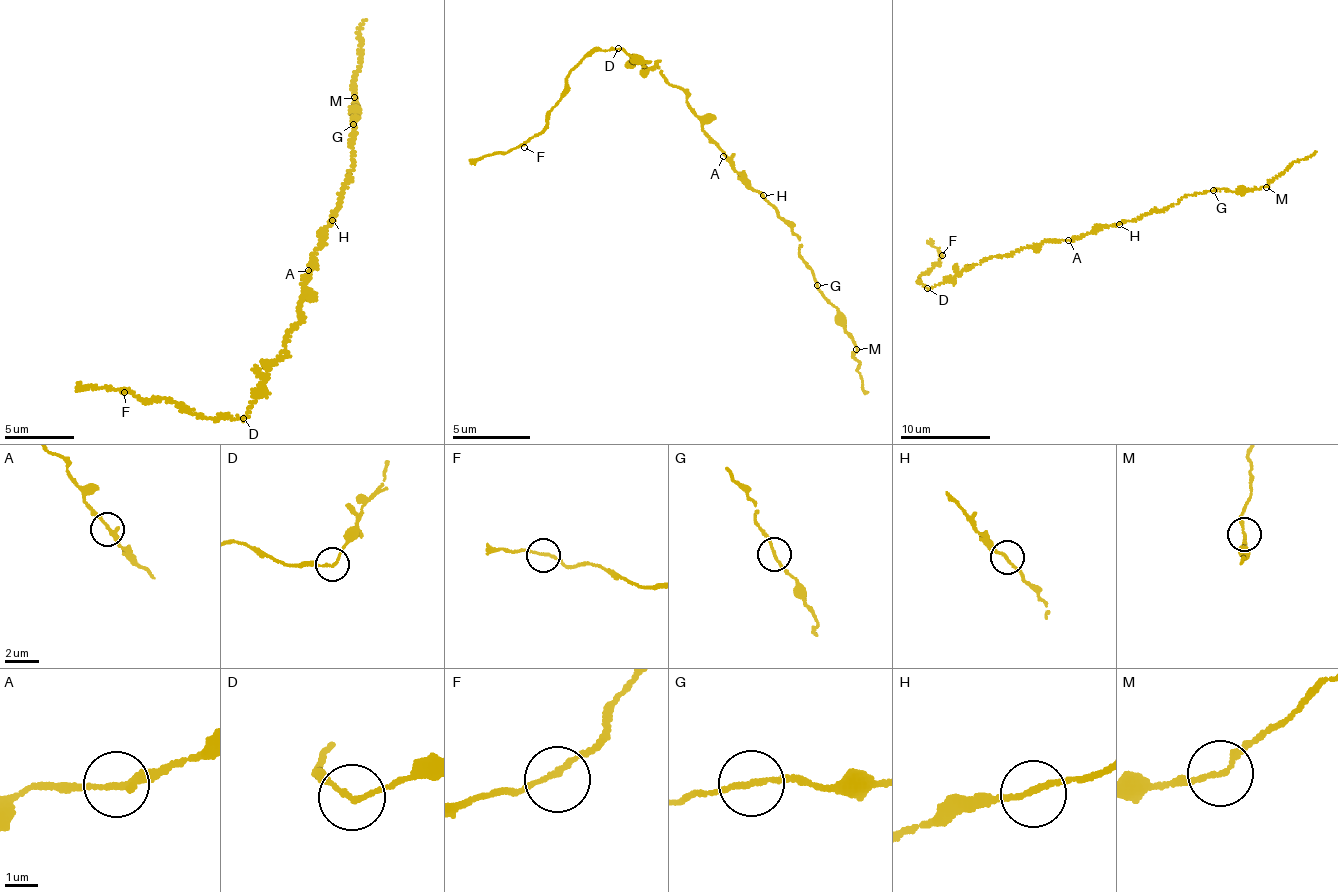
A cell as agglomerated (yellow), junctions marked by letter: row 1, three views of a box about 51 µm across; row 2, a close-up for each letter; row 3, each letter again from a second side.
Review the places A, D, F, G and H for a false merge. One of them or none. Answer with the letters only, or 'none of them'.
none of them

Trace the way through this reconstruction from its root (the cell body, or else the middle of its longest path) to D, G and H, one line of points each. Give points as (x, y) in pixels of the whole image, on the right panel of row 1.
D: (1067, 240), (1049, 240), (1005, 256), (990, 256), (927, 288)
G: (1067, 240), (1126, 221), (1136, 221), (1148, 213), (1173, 206), (1188, 195), (1214, 191)
H: (1067, 240), (1119, 224)

